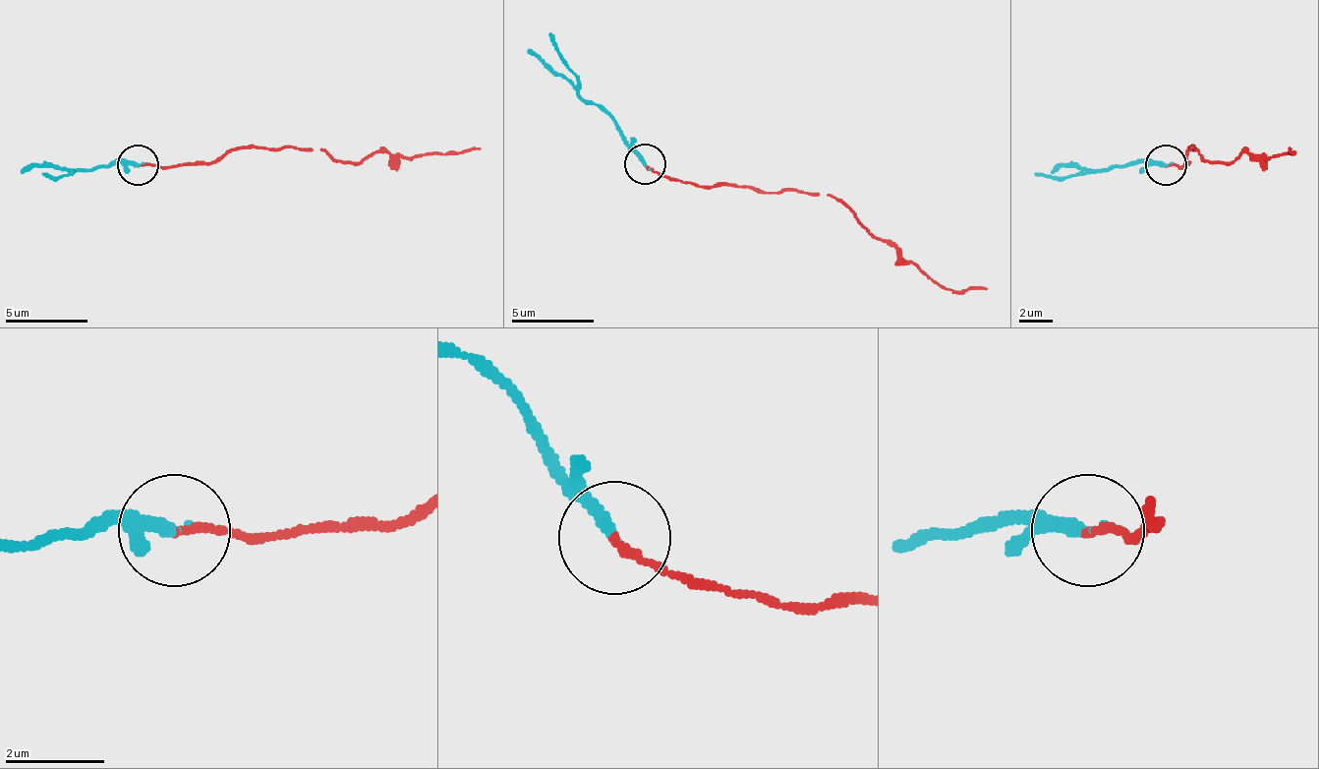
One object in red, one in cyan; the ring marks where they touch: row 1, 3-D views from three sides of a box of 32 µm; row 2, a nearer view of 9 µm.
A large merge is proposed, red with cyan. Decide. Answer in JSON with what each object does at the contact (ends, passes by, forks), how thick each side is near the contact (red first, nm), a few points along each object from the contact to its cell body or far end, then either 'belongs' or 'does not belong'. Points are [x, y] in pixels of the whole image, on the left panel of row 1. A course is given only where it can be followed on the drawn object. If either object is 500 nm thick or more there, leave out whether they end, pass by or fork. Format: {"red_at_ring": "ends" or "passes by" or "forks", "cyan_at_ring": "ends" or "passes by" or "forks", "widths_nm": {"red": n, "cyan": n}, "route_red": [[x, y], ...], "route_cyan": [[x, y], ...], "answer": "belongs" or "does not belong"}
{"red_at_ring": "ends", "cyan_at_ring": "ends", "widths_nm": {"red": 160, "cyan": 240}, "route_red": [[137, 164], [223, 159], [240, 147], [325, 151], [342, 164], [363, 164], [378, 151], [429, 155], [482, 147]], "route_cyan": [[137, 164], [100, 164], [71, 172], [42, 172]], "answer": "does not belong"}

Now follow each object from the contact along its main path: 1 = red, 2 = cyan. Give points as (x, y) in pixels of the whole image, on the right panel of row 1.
1: (1165, 164), (1189, 164), (1185, 159), (1189, 147), (1214, 164), (1231, 164), (1242, 151), (1284, 155), (1291, 147)
2: (1165, 164), (1116, 164), (1095, 172), (1033, 172)

